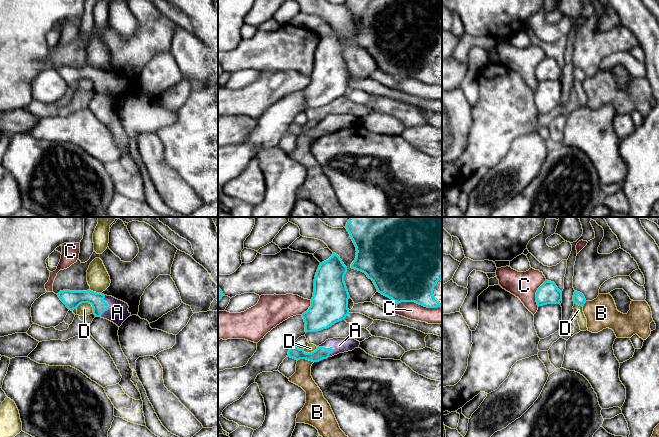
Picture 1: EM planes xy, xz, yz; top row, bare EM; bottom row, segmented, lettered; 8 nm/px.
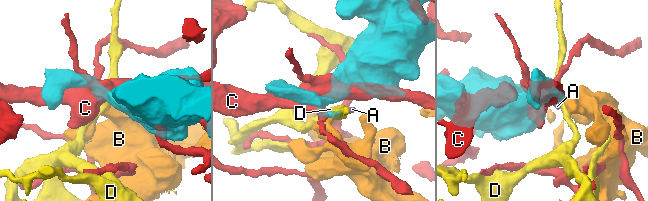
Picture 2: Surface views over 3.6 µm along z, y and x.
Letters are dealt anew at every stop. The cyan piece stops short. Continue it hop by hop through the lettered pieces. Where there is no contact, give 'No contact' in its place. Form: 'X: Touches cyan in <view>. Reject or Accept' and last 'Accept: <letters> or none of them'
A: Touches cyan in xy. Accept
B: Touches cyan in xz. Reject
C: Touches cyan in xz. Reject
D: Touches cyan in xy. Reject
Accept: A

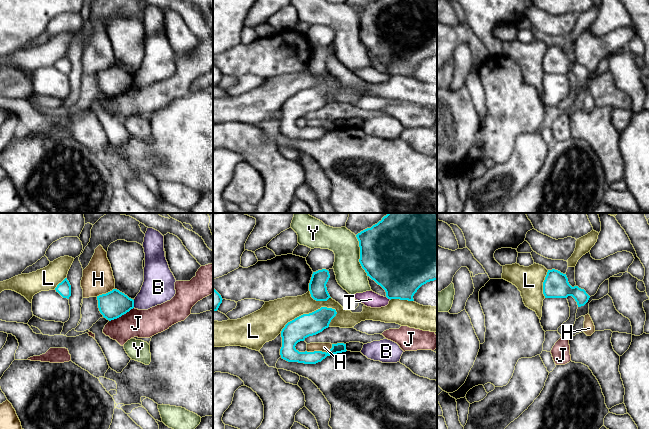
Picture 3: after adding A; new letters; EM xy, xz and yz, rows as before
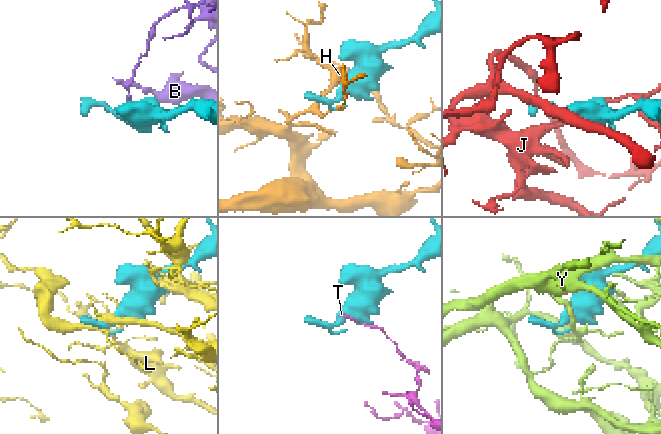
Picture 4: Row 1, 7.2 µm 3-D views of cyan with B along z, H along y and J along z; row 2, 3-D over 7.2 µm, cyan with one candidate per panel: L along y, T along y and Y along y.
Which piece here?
B: Touches cyan in xy. Reject
H: Touches cyan in xz. Reject
J: Touches cyan in xy. Reject
L: Touches cyan in xz. Reject
T: Touches cyan in xz. Reject
Y: Touches cyan in xz. Reject
Accept: none of them

